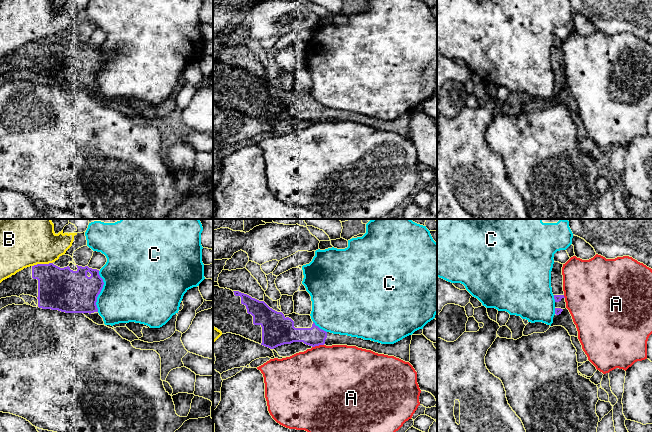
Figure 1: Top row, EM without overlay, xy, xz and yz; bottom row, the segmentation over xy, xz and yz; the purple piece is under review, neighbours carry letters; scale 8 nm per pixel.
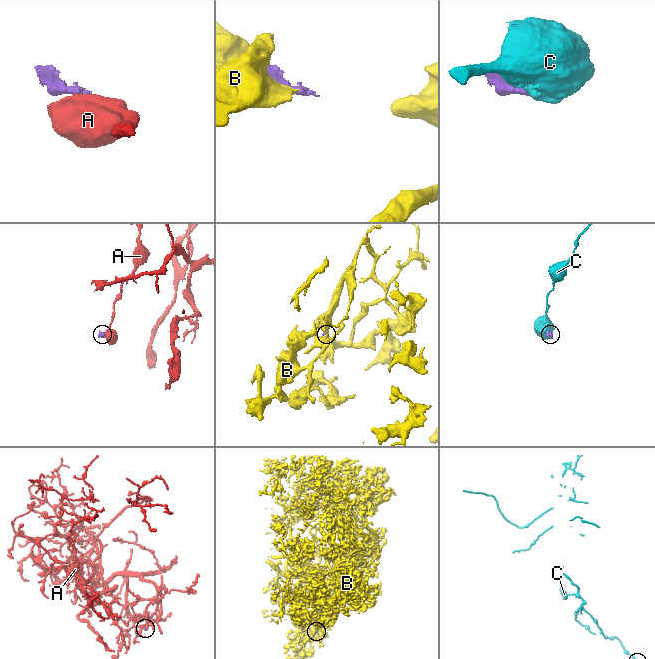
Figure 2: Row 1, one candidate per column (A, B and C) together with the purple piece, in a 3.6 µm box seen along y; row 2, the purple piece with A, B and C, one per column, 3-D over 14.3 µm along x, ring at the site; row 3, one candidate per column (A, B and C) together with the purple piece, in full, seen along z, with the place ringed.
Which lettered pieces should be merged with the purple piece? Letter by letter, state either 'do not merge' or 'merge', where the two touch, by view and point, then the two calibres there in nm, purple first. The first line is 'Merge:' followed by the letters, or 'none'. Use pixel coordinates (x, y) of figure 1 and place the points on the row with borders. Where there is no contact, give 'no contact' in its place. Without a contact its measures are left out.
Merge: none
A: do not merge; meets purple in xz at (317, 345); 160 nm thick on the purple side, 480 nm on the other
B: do not merge; meets purple in xy at (42, 264); 340 nm thick on the purple side, 440 nm on the other
C: do not merge; meets purple in xy at (100, 291); 340 nm thick on the purple side, 460 nm on the other

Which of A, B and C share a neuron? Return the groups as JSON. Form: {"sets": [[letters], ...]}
{"sets": [["A"], ["B"], ["C"]]}

